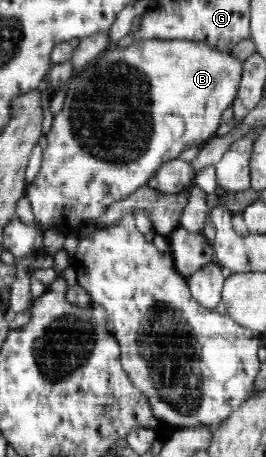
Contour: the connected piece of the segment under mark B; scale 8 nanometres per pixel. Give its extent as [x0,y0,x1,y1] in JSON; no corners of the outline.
[27,38,240,235]

